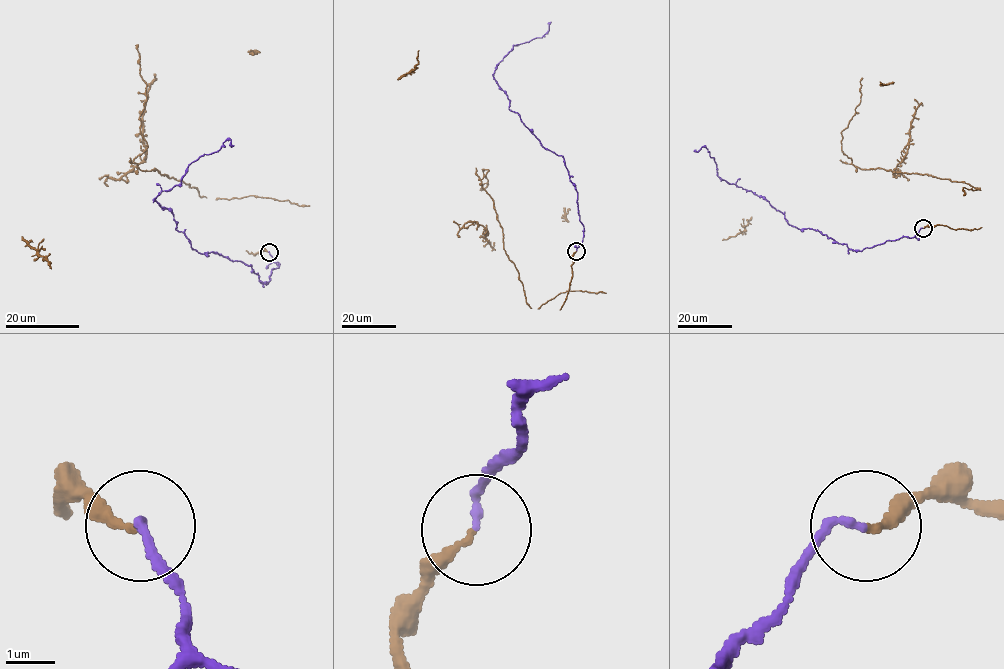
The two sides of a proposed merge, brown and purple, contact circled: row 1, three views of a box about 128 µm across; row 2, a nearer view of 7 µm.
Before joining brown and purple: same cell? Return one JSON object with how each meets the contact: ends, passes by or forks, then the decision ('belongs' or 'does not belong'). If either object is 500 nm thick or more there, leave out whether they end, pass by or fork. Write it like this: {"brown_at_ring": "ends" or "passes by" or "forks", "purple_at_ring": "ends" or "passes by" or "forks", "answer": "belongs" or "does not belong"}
{"brown_at_ring": "ends", "purple_at_ring": "ends", "answer": "belongs"}

